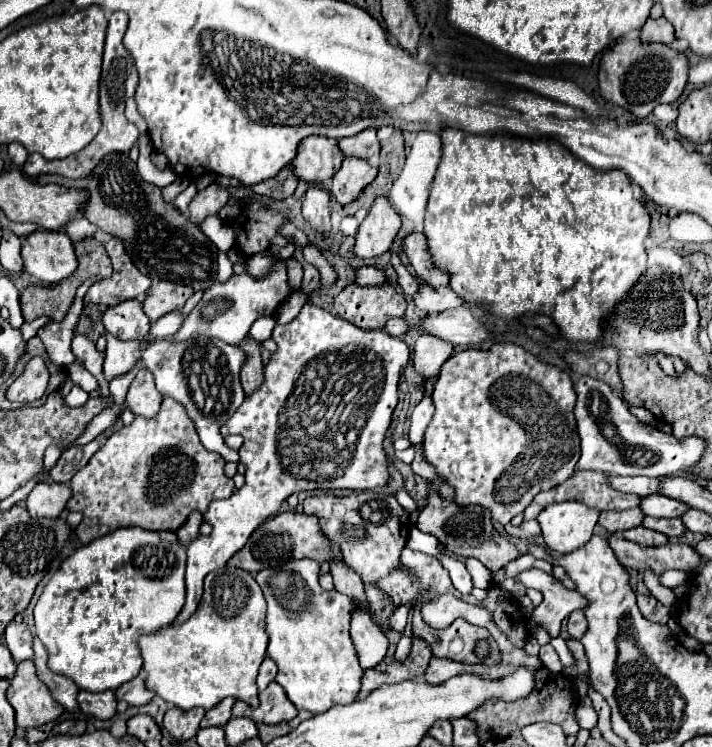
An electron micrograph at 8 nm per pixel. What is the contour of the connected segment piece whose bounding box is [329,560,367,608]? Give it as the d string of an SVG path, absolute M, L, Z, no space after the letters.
M331 560L329 566L331 566L335 590L341 592L341 594L347 594L357 604L361 604L363 608L367 608L363 586L361 586L361 578L357 578L357 574L349 566L345 566L341 560Z

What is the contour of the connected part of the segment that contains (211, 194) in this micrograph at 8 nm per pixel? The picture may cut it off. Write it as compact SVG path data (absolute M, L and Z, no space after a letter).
M211 184L205 190L197 192L197 196L189 204L189 218L193 222L203 222L207 216L219 214L219 210L229 202L229 192L223 186Z

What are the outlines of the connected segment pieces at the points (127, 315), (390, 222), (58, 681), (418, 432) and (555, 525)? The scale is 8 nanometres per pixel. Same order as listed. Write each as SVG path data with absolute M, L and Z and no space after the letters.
M125 300L107 308L103 314L103 324L107 332L119 340L139 340L149 332L151 326L139 300Z
M377 198L369 216L361 222L355 236L355 254L359 258L377 258L385 254L401 228L401 218L387 198Z
M39 638L33 640L33 648L35 648L35 664L37 664L37 676L39 680L51 690L51 696L67 710L67 712L77 712L79 706L77 706L77 692L79 688L75 686L75 682L69 682L67 678L61 678L59 674L53 674L49 668L47 668L47 660L49 660L49 654L45 650L45 646L41 644Z
M425 396L415 406L415 410L411 414L411 428L409 428L409 440L411 440L411 444L419 444L423 440L423 432L429 426L429 422L433 418L433 412L435 412L435 406L433 406L433 402L431 402L429 396Z
M561 502L543 510L537 522L541 524L547 548L565 556L589 542L597 518L599 512L581 502Z

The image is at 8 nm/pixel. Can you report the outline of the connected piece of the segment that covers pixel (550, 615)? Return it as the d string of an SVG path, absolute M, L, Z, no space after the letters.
M529 568L523 574L519 572L513 580L543 594L543 602L533 610L531 618L537 624L545 626L549 636L559 634L561 620L567 618L573 610L585 608L585 598L581 598L581 594L577 594L575 590L567 590L561 582L557 582L551 574L543 570Z

